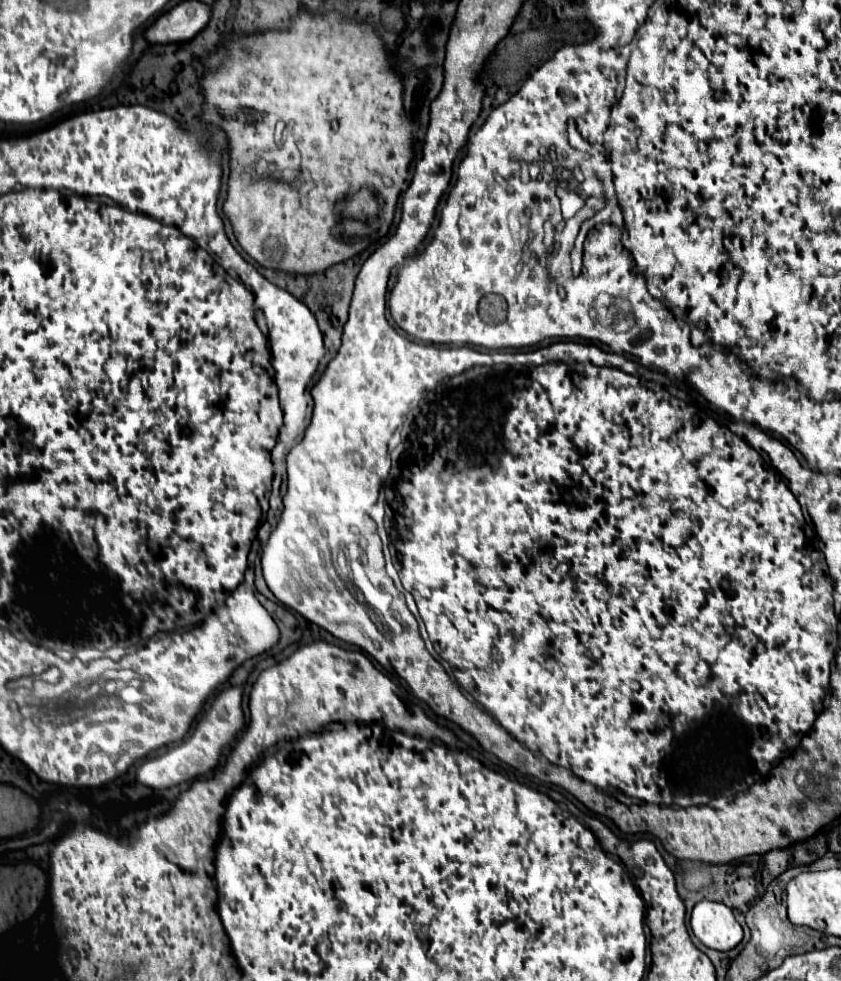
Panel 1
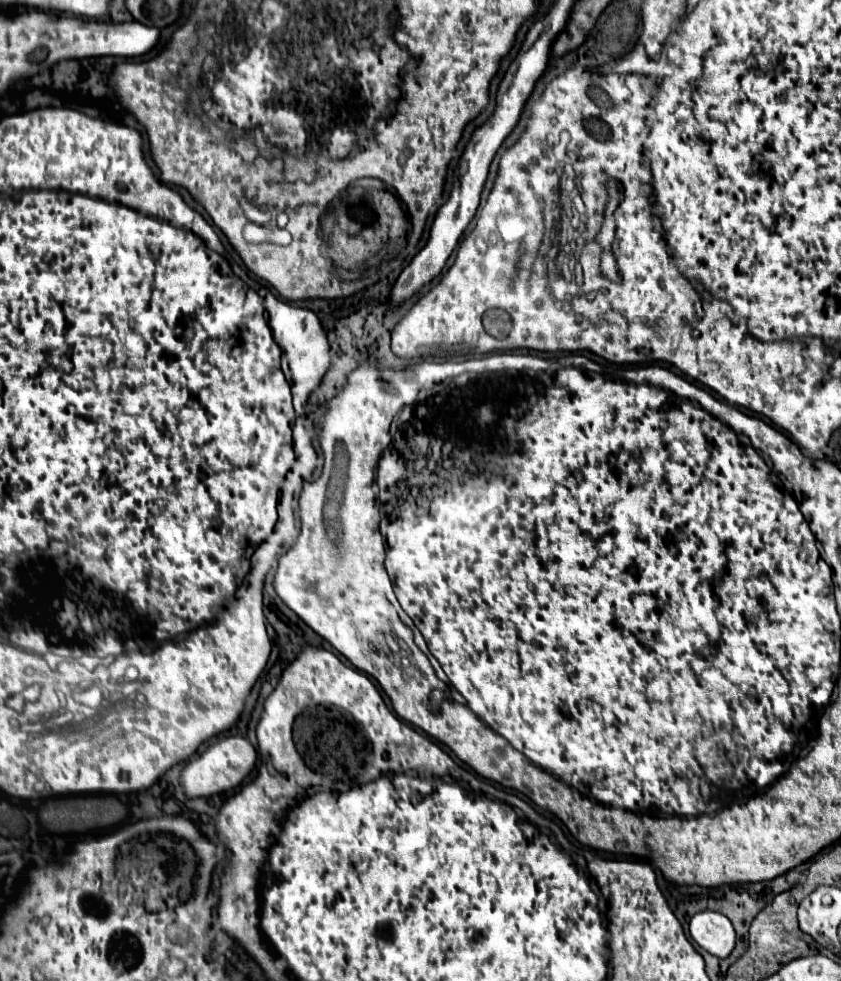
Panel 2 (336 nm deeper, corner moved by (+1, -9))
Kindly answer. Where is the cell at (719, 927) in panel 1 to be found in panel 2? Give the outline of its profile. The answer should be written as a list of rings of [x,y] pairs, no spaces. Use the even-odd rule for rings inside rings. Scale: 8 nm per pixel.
[[[714,911],[696,913],[690,919],[690,935],[704,951],[720,959],[728,957],[736,943],[736,933],[730,919]]]

